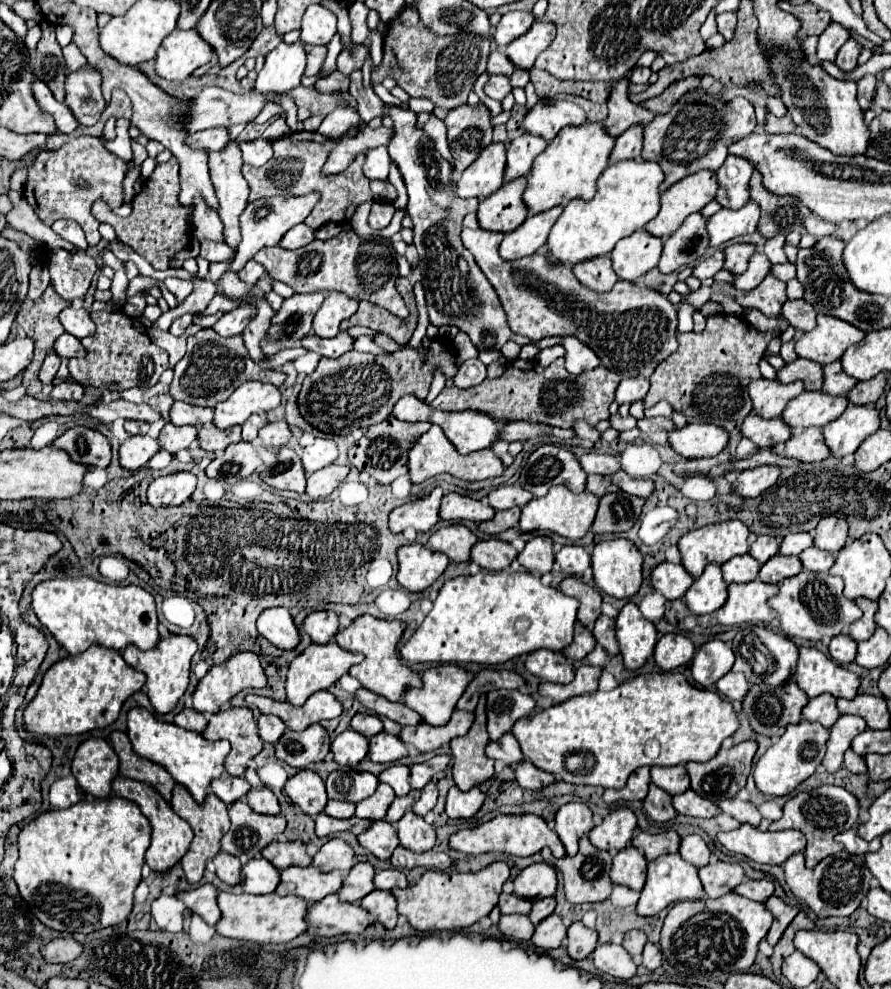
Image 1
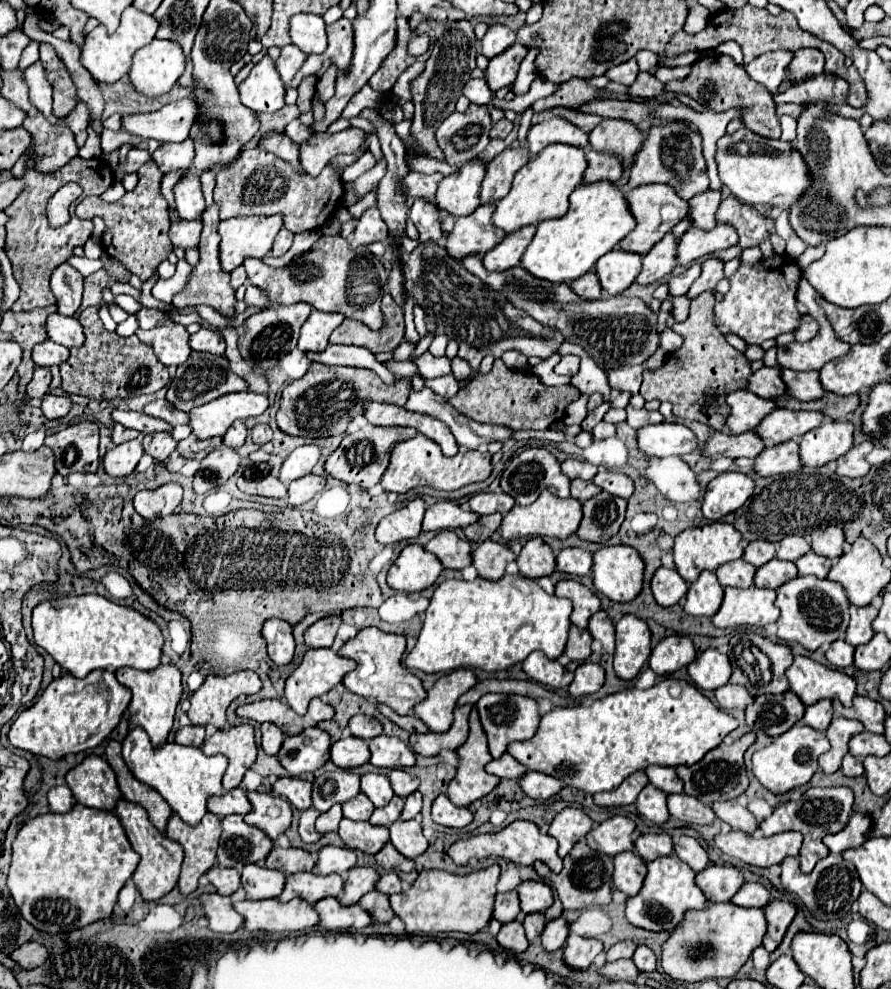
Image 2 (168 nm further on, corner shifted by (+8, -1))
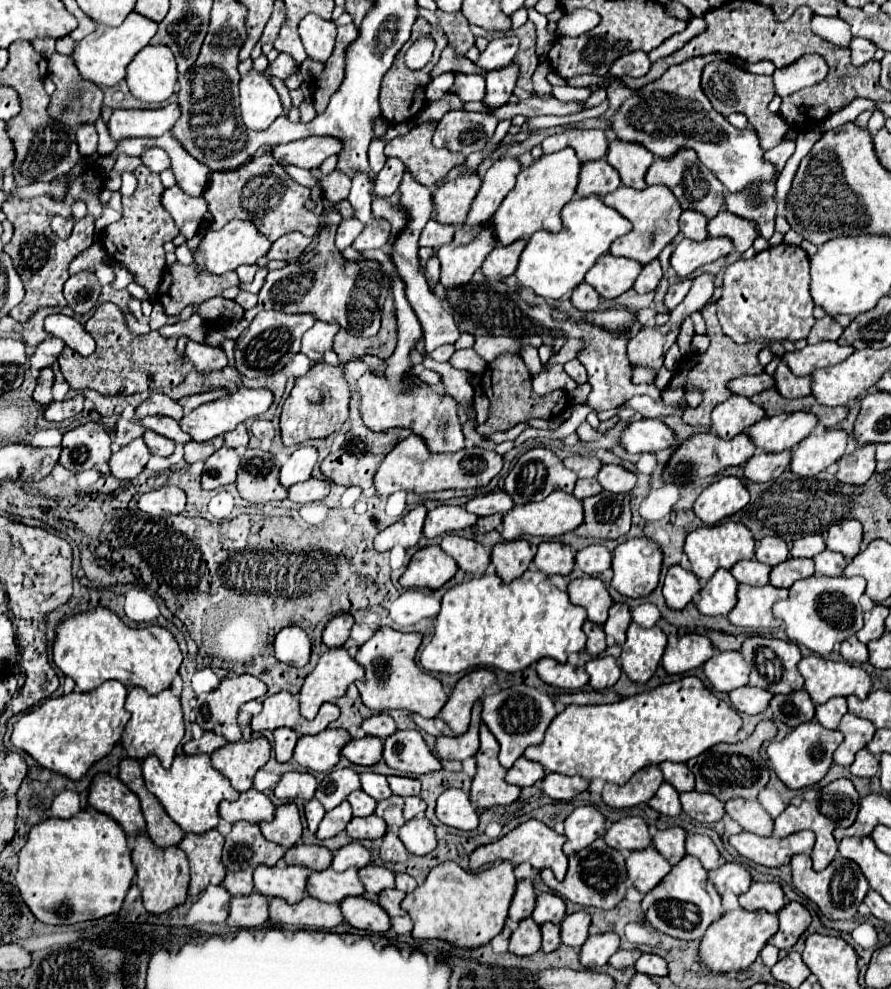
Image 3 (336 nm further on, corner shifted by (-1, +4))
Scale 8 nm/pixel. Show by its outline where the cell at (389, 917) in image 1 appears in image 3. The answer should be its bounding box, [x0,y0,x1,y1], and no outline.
[380,888,406,918]

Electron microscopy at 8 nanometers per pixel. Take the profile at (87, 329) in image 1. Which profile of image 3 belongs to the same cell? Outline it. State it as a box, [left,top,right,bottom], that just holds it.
[46,312,94,356]

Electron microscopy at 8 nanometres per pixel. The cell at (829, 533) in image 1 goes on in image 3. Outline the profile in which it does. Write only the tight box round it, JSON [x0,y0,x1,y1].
[826,520,862,560]

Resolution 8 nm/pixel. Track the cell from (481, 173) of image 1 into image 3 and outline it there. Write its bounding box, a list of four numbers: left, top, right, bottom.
[432,174,482,226]

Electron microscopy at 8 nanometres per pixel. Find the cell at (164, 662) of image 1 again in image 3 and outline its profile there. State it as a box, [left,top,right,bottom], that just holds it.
[122,688,184,770]

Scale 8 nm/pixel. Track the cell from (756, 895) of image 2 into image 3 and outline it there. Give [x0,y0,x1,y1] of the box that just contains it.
[740,882,786,914]

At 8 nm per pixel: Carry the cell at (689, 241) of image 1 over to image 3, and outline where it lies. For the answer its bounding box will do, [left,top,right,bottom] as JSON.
[634,260,662,294]

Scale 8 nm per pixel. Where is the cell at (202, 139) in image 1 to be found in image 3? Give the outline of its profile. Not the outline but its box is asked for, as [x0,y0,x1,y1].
[140,148,170,172]

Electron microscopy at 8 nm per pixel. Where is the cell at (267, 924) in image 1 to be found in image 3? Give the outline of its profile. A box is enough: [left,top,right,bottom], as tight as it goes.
[270,896,344,930]

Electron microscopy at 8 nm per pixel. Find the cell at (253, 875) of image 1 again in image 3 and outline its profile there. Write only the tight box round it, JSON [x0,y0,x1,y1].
[254,866,310,904]

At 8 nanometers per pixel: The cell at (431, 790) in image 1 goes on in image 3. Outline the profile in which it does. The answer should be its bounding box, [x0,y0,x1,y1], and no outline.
[404,796,426,820]

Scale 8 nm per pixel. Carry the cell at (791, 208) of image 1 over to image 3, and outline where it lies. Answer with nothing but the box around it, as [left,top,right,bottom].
[708,210,758,252]

